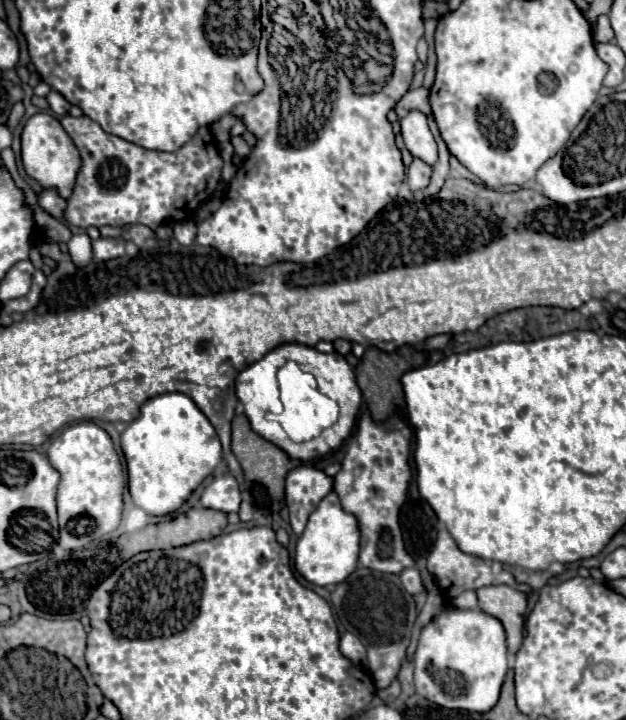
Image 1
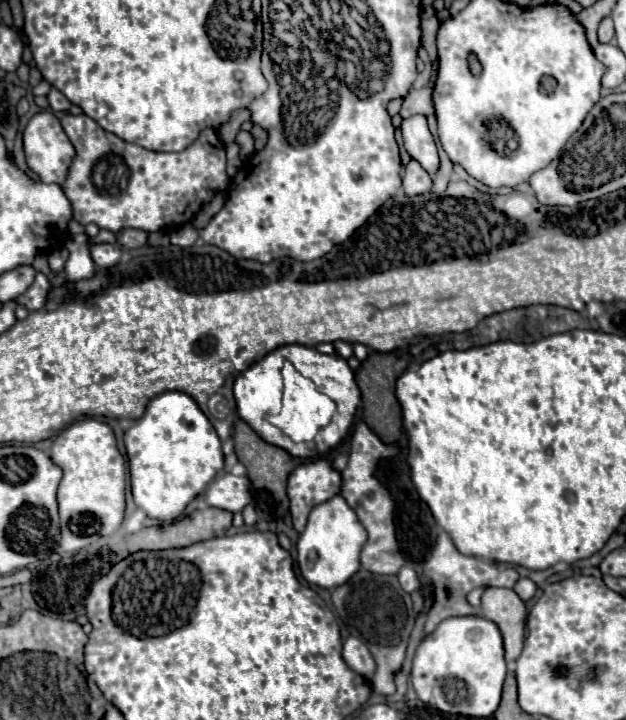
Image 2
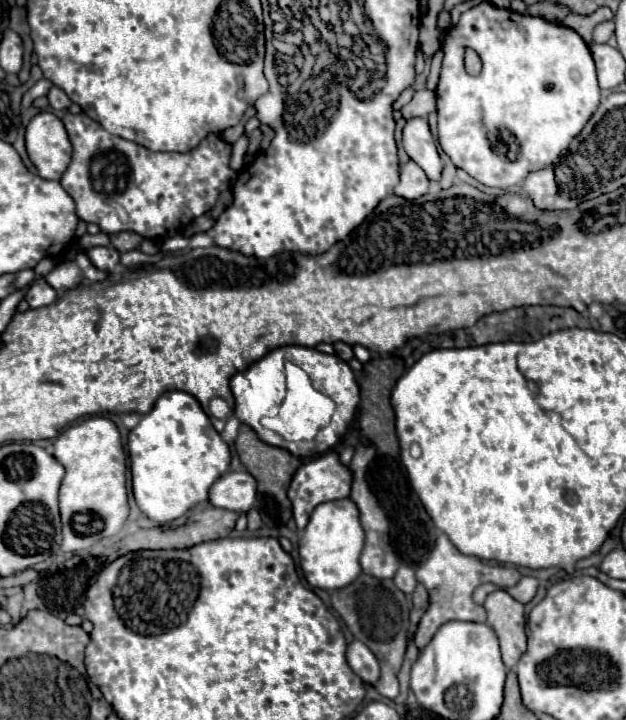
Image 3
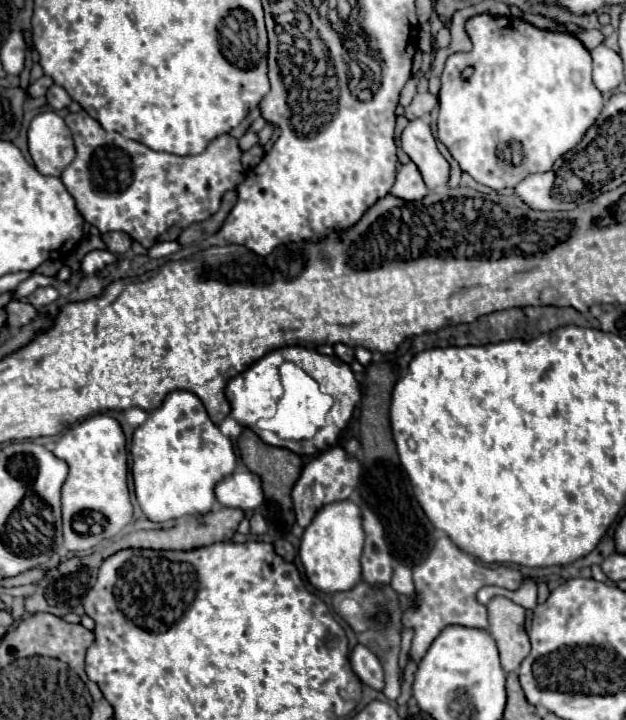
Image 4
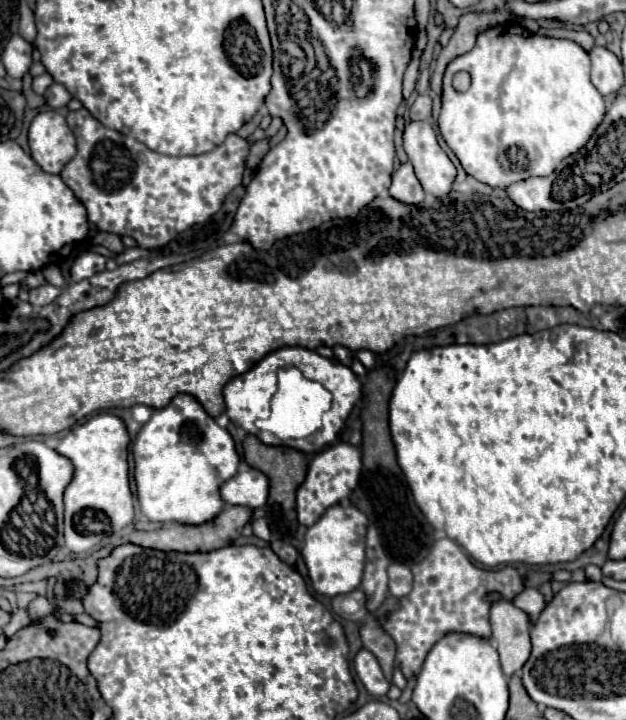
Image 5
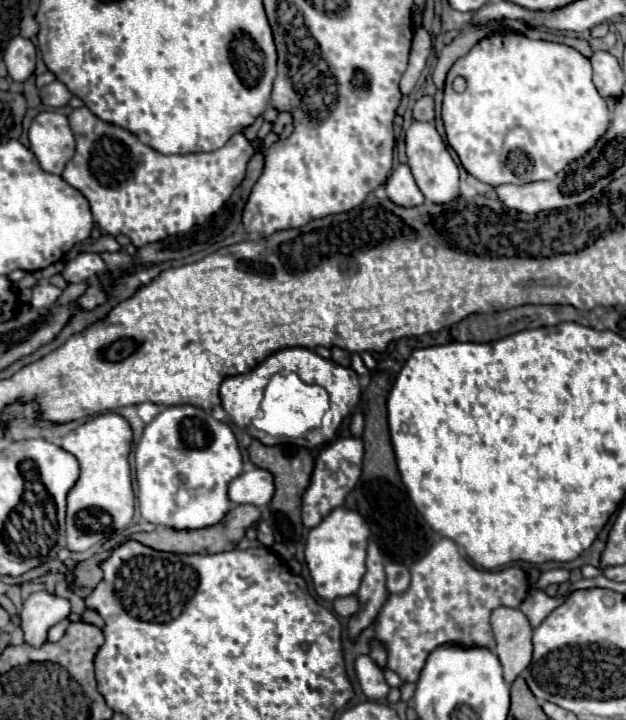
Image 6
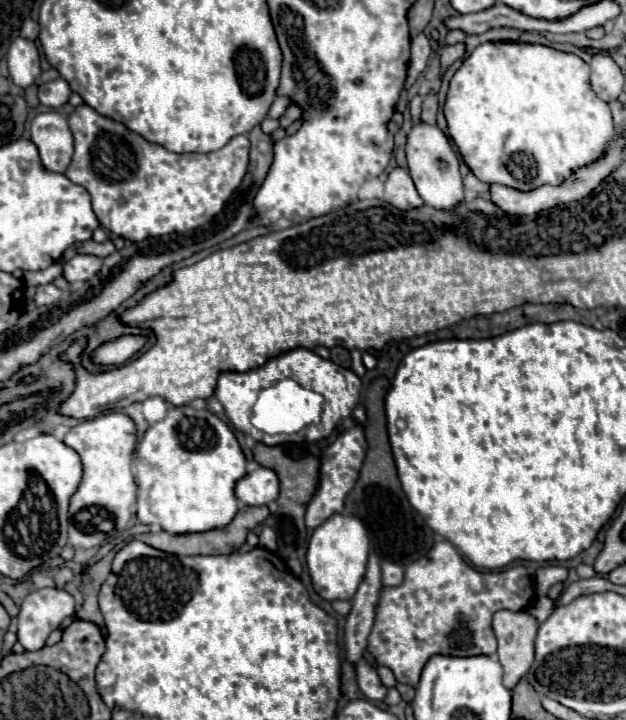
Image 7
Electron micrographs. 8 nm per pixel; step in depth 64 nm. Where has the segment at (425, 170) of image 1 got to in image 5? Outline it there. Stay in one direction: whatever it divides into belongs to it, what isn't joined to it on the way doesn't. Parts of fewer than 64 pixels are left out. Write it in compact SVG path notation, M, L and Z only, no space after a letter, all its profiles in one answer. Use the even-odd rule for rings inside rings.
M410 162L400 164L400 168L392 174L390 196L404 204L420 204L424 200L424 190L422 190Z

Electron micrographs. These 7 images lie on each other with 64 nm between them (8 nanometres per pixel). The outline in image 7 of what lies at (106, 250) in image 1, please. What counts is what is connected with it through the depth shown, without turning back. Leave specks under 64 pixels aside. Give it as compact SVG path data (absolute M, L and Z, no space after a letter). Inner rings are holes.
M76 254L72 260L64 262L64 278L74 284L74 282L84 282L90 280L102 266L102 260L96 256L86 256L86 254Z

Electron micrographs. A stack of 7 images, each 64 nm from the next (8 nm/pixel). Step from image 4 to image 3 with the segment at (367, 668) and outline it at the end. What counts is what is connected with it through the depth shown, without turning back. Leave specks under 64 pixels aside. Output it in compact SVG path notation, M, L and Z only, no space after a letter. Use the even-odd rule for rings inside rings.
M354 640L350 646L348 646L348 652L346 652L346 658L348 658L348 664L350 668L366 682L366 684L376 684L378 678L380 678L380 666L378 666L378 660L376 656L370 652L368 646L360 644L358 640Z

